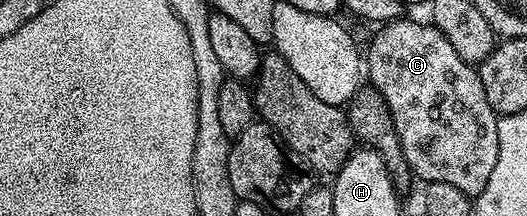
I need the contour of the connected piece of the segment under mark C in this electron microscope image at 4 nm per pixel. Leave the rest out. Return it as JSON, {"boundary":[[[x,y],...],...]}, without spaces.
{"boundary":[[[403,17],[379,26],[377,31],[370,45],[368,79],[370,75],[374,82],[371,83],[373,90],[378,91],[386,103],[411,172],[417,178],[419,175],[423,184],[456,185],[456,189],[476,197],[484,185],[488,185],[488,177],[492,177],[492,169],[496,166],[499,120],[484,97],[484,85],[480,85],[477,70],[465,63],[460,53],[448,45],[448,37],[444,37],[444,33],[429,22],[417,23],[414,19]]]}

